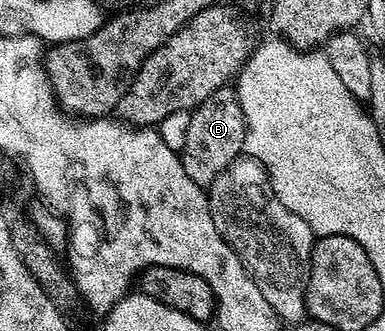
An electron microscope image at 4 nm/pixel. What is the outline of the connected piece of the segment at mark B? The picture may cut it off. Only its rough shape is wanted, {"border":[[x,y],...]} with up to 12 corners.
{"border":[[237,89],[192,109],[179,155],[187,178],[209,185],[242,155]]}

